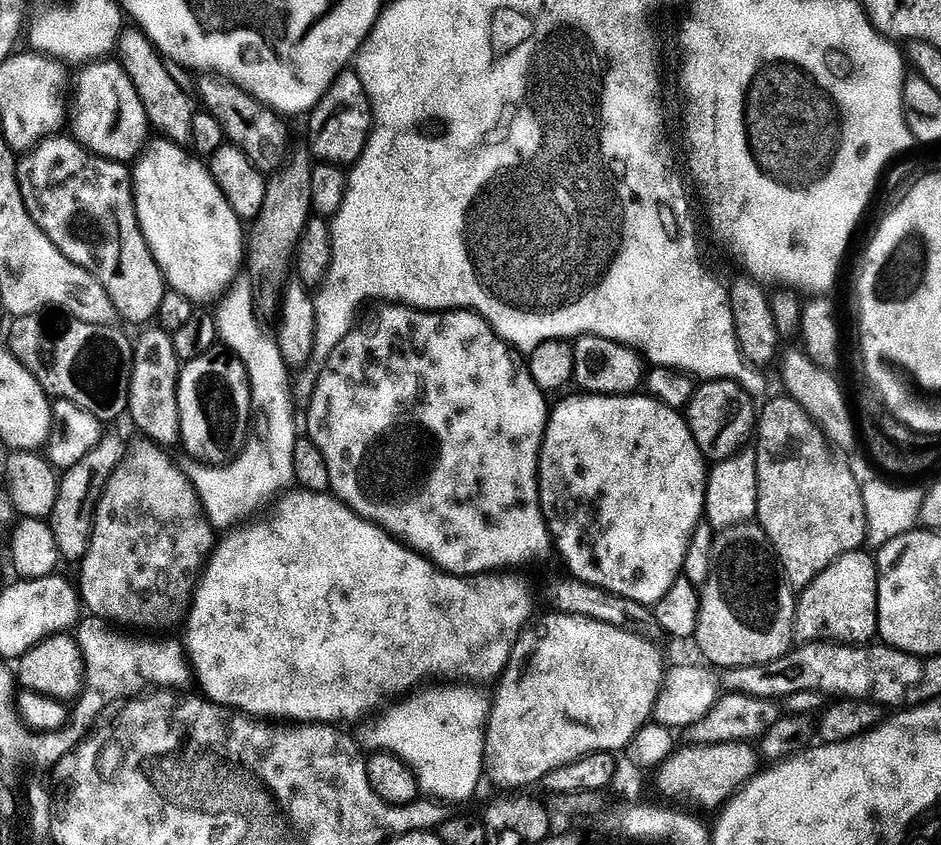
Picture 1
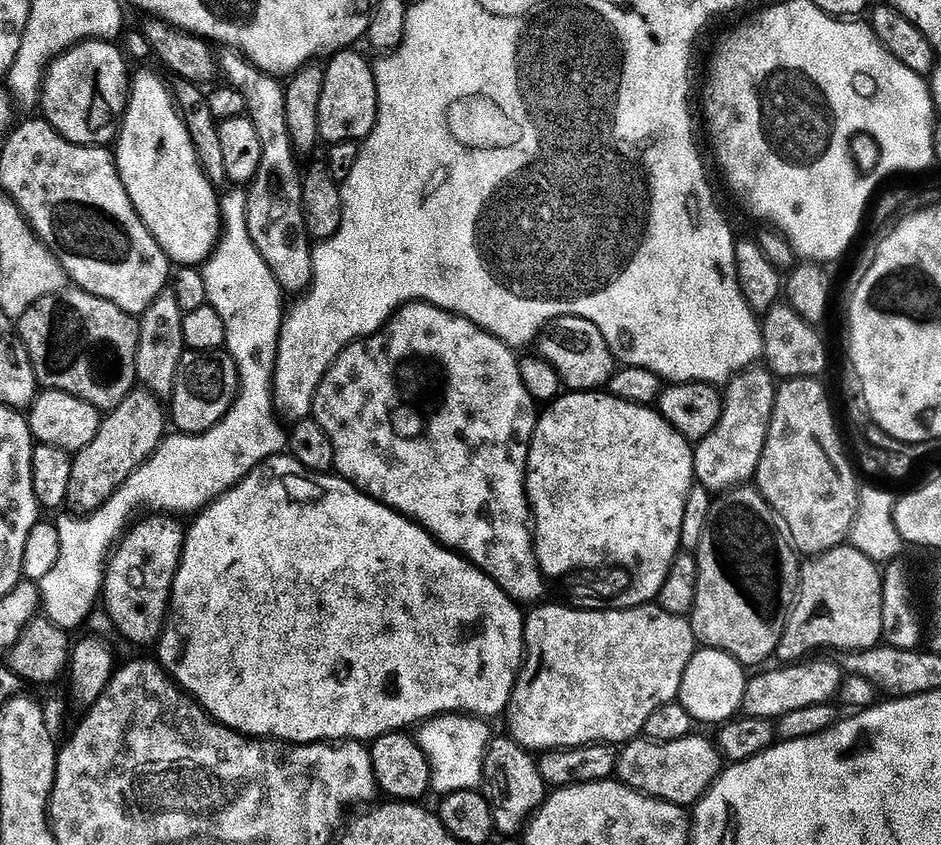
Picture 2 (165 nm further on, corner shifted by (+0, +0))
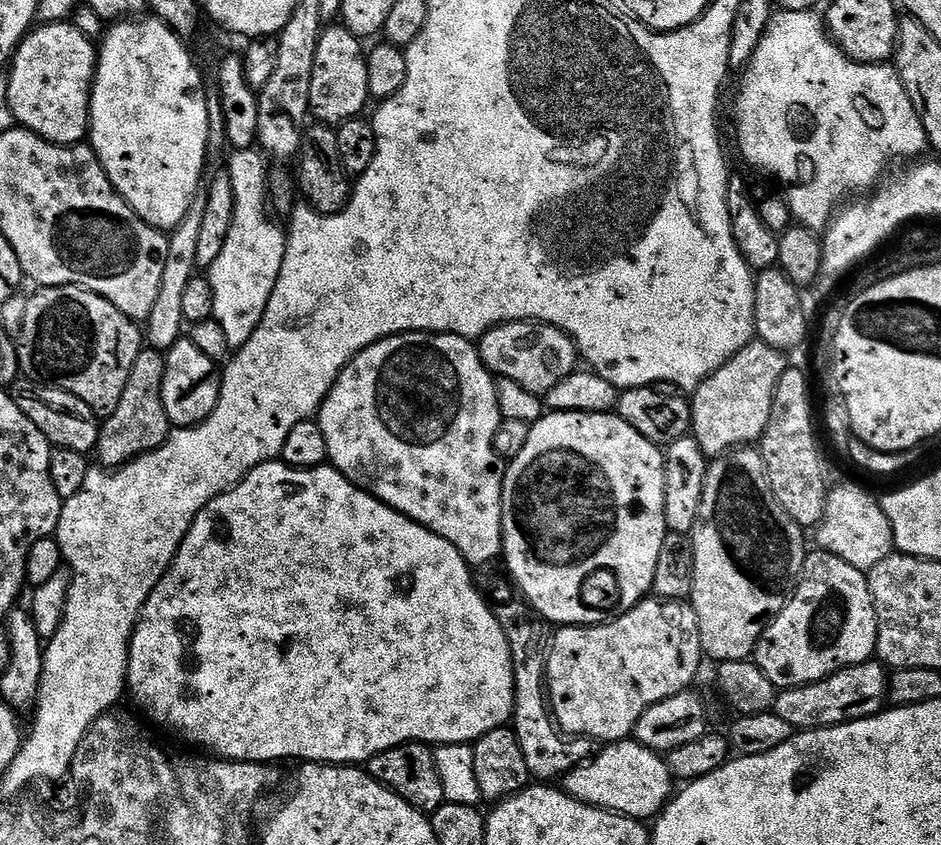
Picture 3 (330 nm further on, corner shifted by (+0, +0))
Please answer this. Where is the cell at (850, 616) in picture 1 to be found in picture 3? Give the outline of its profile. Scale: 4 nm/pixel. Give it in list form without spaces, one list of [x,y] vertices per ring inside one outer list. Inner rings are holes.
[[[815,551],[805,555],[800,581],[796,584],[791,600],[777,616],[772,617],[756,643],[754,662],[777,690],[813,684],[833,676],[843,668],[865,664],[876,656],[878,622],[867,575],[850,566],[850,562],[842,562],[842,558],[834,554]]]

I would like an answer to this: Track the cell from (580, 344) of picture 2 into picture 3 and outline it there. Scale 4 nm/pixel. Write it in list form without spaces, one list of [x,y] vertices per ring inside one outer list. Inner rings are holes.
[[[513,320],[506,324],[497,324],[479,337],[478,347],[482,362],[493,376],[518,382],[522,390],[541,398],[547,397],[551,388],[558,386],[578,368],[575,342],[571,336],[567,336],[553,324],[541,324],[531,320]]]

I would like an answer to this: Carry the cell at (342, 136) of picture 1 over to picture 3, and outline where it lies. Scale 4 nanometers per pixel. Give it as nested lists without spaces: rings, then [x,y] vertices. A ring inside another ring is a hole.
[[[336,22],[331,26],[325,27],[320,34],[318,50],[314,54],[314,74],[310,78],[310,98],[308,106],[311,115],[319,123],[329,126],[338,126],[347,120],[357,119],[360,112],[370,103],[368,95],[368,57],[366,48],[363,48],[361,37],[352,33],[352,29],[343,23]]]

